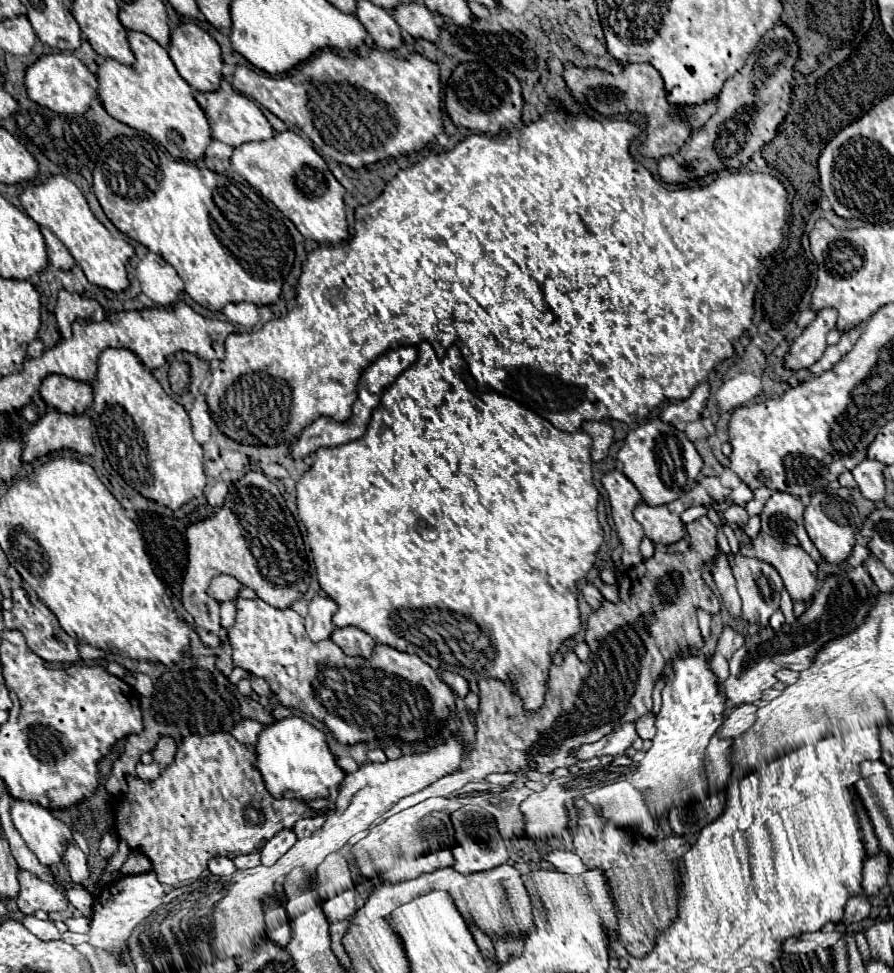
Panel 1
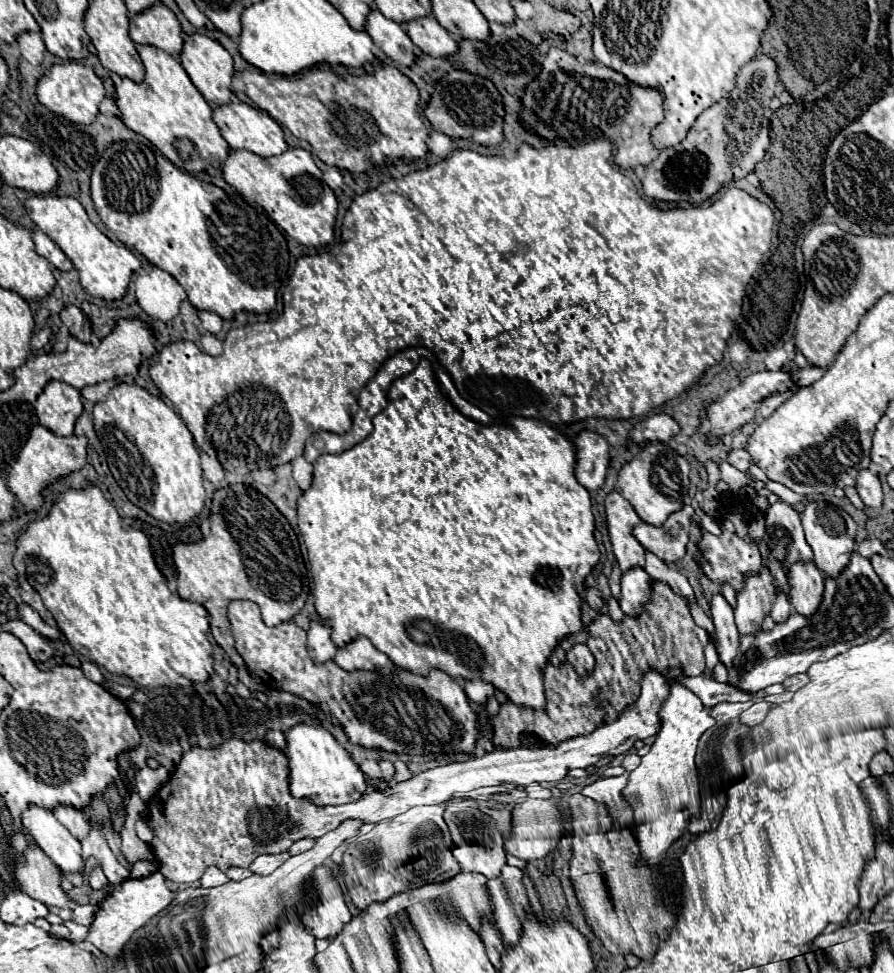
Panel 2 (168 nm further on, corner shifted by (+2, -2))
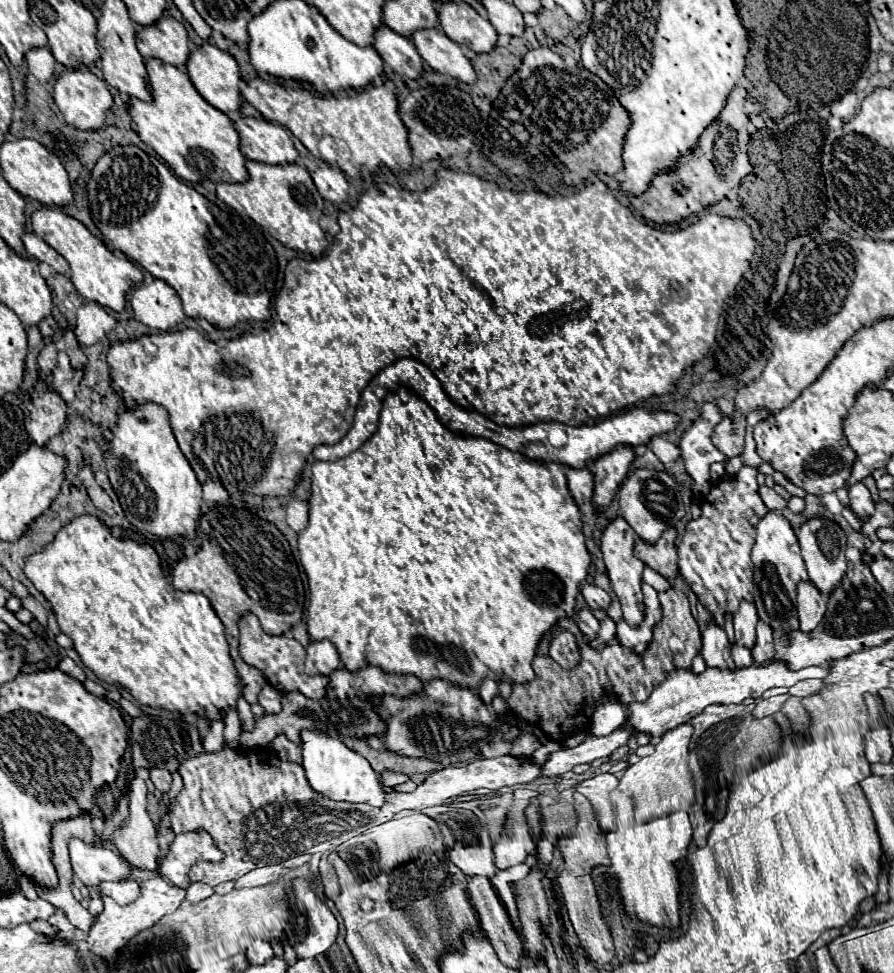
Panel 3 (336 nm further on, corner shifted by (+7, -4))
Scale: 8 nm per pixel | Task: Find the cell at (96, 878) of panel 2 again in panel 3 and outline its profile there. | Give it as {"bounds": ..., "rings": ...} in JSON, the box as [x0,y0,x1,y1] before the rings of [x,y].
{"bounds":[98,880,140,904],"rings":[[[132,880],[102,882],[102,884],[98,884],[98,888],[100,888],[100,894],[102,894],[102,896],[114,898],[118,904],[130,904],[130,902],[136,900],[136,896],[140,894],[138,882],[132,882]]]}

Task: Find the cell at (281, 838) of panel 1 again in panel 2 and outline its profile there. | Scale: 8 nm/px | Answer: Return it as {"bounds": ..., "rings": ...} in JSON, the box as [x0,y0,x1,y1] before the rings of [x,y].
{"bounds":[249,852,289,876],"rings":[[[283,852],[283,854],[275,854],[275,856],[259,856],[259,858],[253,860],[253,864],[249,866],[249,870],[251,870],[253,874],[267,876],[267,874],[271,874],[275,868],[279,868],[287,858],[289,858],[287,852]]]}

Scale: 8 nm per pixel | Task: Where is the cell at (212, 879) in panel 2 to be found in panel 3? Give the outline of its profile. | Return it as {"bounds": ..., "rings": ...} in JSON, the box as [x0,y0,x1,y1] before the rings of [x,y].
{"bounds":[186,882,214,904],"rings":[[[194,882],[194,884],[188,886],[186,892],[188,892],[188,894],[186,894],[186,900],[190,900],[192,904],[196,904],[196,902],[212,896],[212,894],[214,894],[214,888],[208,886],[208,884],[204,884],[204,882]]]}

